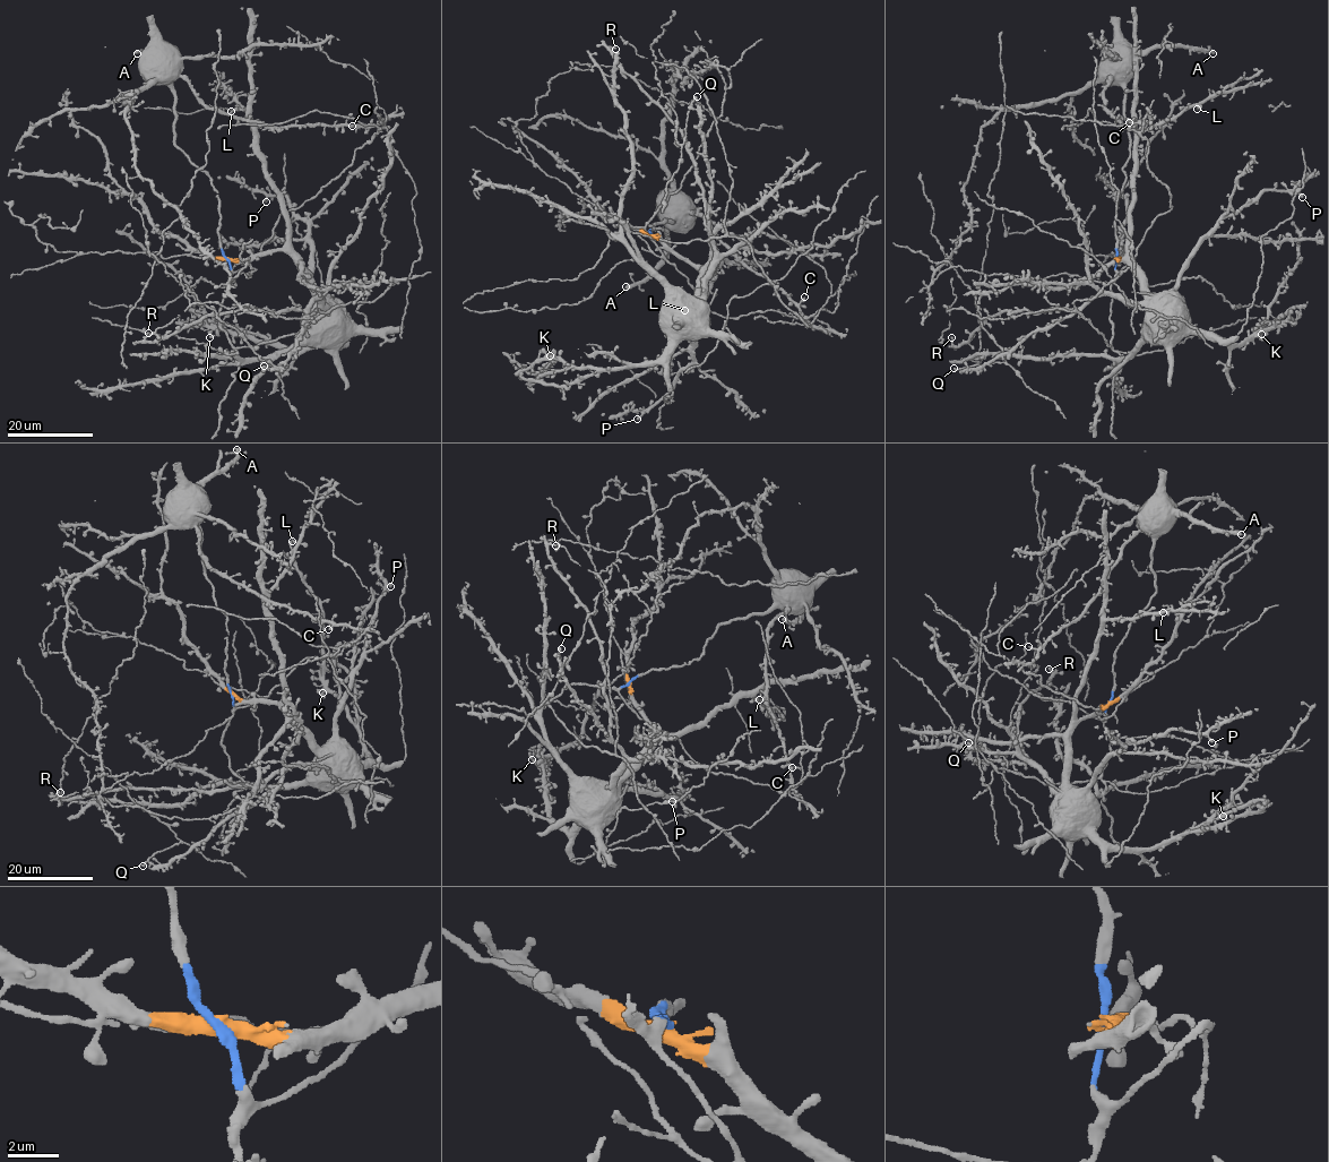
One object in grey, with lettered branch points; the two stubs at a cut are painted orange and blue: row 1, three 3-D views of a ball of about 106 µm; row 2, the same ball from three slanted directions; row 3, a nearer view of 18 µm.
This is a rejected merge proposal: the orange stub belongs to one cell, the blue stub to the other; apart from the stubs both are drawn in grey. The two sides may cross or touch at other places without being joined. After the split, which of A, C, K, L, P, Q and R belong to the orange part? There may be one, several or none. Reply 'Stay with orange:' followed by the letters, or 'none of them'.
Stay with orange: K, L, P, Q, R

